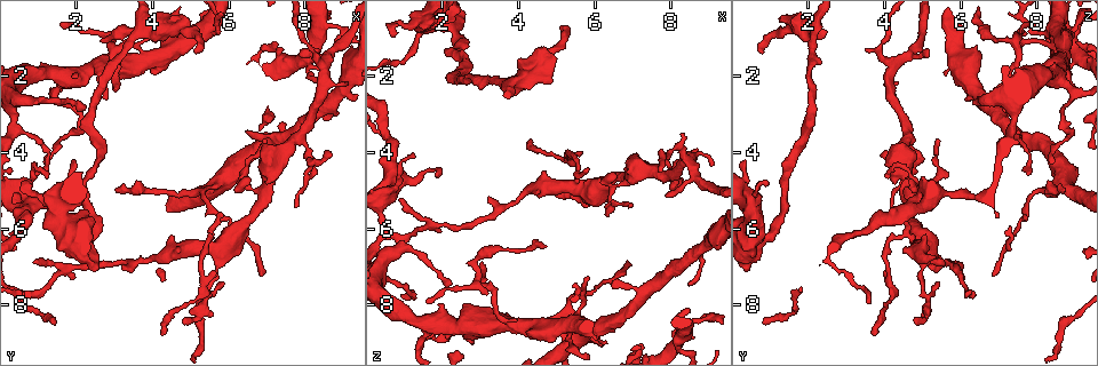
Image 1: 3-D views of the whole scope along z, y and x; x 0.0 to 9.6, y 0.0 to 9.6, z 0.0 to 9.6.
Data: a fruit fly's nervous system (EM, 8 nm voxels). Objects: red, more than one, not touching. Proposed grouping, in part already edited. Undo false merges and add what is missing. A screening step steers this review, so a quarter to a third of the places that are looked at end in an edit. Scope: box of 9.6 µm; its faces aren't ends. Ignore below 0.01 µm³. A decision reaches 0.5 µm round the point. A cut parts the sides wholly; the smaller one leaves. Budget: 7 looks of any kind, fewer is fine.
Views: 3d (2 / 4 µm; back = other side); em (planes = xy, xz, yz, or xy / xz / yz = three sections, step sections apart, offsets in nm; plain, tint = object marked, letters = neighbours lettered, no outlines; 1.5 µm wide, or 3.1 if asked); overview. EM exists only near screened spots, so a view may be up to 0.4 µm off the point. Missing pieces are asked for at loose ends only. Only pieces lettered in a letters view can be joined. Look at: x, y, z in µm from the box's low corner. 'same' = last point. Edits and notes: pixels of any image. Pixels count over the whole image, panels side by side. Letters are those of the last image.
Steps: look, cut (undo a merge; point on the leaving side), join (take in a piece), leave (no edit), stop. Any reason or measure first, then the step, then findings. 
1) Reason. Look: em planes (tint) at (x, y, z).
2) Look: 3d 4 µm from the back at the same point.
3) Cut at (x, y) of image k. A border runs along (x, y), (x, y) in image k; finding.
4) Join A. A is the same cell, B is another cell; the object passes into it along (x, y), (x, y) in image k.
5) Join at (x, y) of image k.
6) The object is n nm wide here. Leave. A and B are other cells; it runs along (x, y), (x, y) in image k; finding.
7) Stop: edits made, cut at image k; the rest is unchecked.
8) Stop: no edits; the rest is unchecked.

Four arms meet. Look: em xz step 8 (tint) at (5.65, 6.50, 4.80).

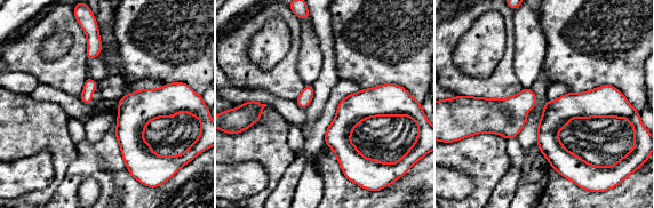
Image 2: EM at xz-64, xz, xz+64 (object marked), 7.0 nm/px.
Cut it another way. Look: em planes (letters) at the same point.

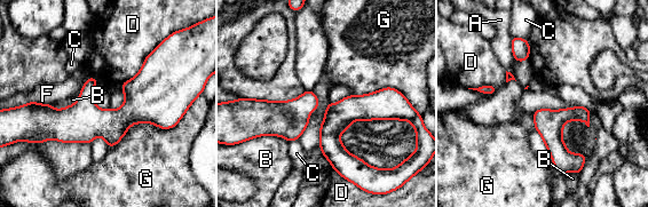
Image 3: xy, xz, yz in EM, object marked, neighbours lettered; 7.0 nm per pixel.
The longest contact is with G, 600 nm. Leave. A, B, C, D, F and G are other cells; a border runs along (184, 112), (108, 148) in image 3; one cell here.

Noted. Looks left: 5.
Free end. Look: 3d 2 µm at (4.30, 8.75, 3.75).

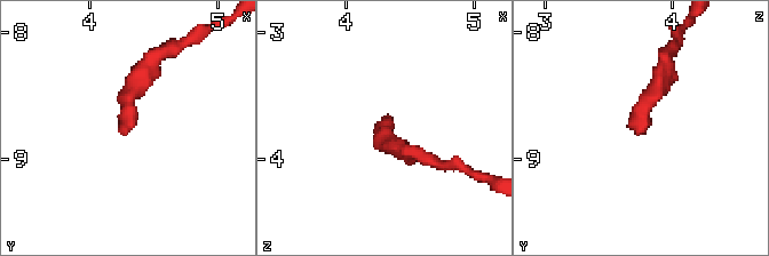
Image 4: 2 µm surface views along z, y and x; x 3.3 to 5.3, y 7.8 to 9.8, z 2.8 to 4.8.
Look: em 3.1 µm planes (plain) at (4.32, 8.80, 3.72).

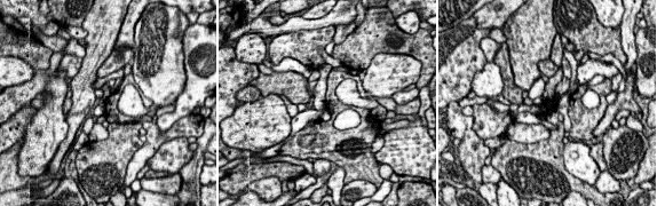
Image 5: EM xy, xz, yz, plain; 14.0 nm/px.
Look: em 3.1 µm planes (letters) at the same point.

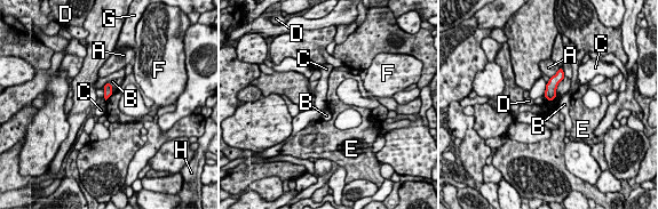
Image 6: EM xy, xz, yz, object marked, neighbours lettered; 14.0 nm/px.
Leave. A, B, C, D, E, F, G and H are other cells; a border runs along (554, 97), (552, 99), (547, 98) in image 6; no lettered piece goes on from it.

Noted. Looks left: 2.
Look: 3d 4 µm at (8.40, 0.70, 8.60).

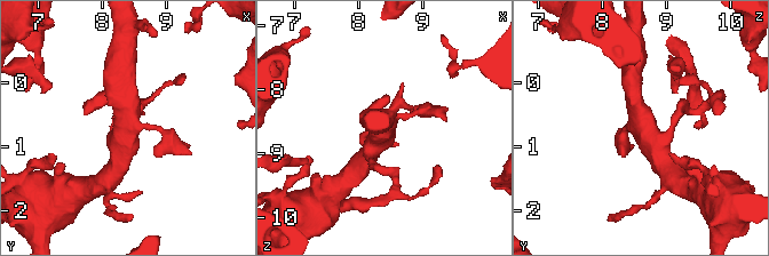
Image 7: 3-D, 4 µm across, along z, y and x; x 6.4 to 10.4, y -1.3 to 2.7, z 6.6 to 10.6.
Need the tissue. Look: em planes (letters) at (8.45, 0.65, 8.60).

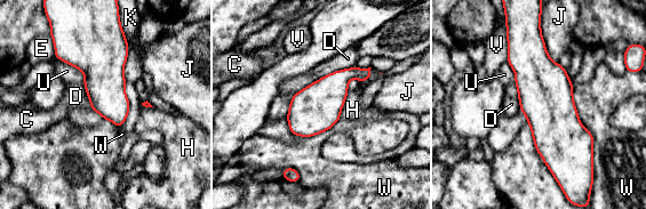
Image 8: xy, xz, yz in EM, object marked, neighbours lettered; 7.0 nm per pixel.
The object is 280 nm wide here. Leave. C, D, E, H, J, K, U, V and W are other cells; one cell here.

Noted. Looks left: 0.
Stop: no edits; the rest is unchecked.

